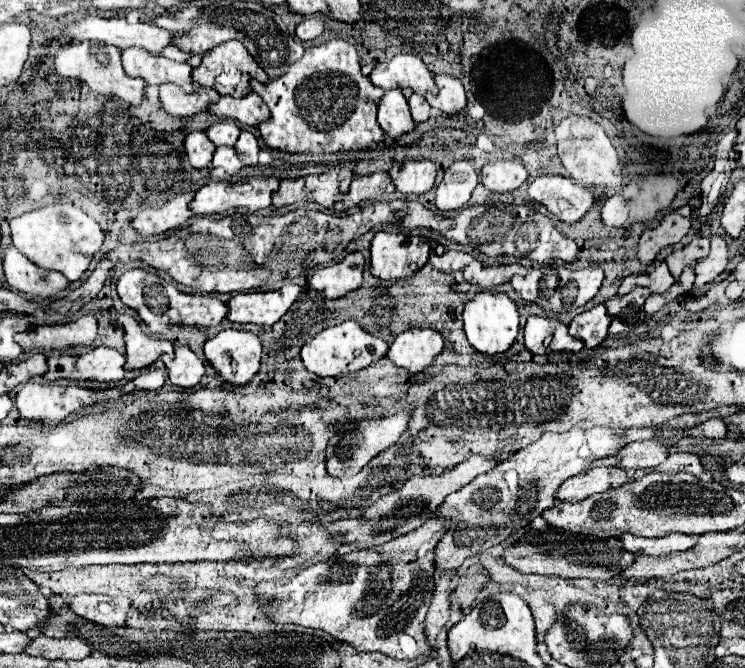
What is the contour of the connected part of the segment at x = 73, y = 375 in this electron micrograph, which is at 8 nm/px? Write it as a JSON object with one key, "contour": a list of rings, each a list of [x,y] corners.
{"contour":[[[106,346],[90,348],[80,356],[50,356],[48,366],[50,368],[44,374],[48,382],[60,378],[118,382],[124,378],[124,356]]]}

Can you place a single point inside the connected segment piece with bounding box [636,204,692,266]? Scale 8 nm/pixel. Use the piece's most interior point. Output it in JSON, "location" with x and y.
{"location":[675,226]}

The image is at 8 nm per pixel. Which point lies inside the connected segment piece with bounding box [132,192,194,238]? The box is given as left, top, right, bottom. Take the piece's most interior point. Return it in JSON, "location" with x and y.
{"location":[175,214]}

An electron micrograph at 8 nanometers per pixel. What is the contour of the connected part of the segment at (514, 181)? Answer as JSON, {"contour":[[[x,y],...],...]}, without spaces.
{"contour":[[[514,160],[490,162],[488,166],[482,168],[482,174],[480,174],[480,182],[484,184],[484,188],[496,194],[512,192],[520,188],[526,182],[526,178],[528,178],[526,168]]]}

